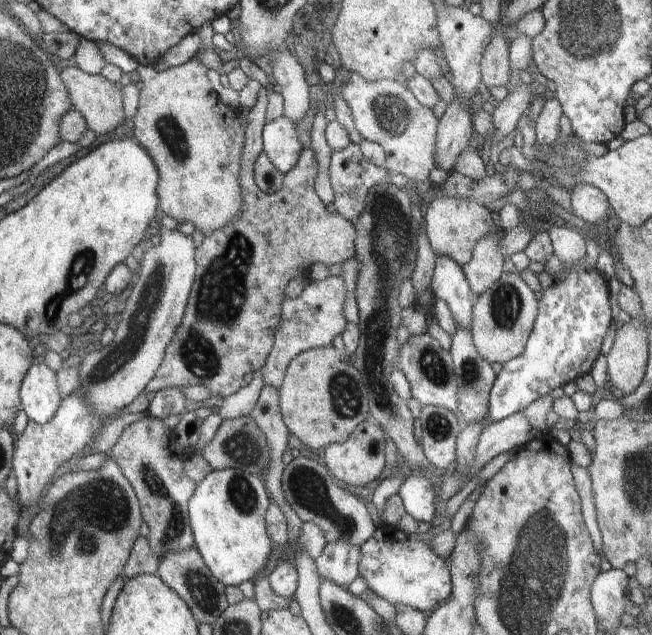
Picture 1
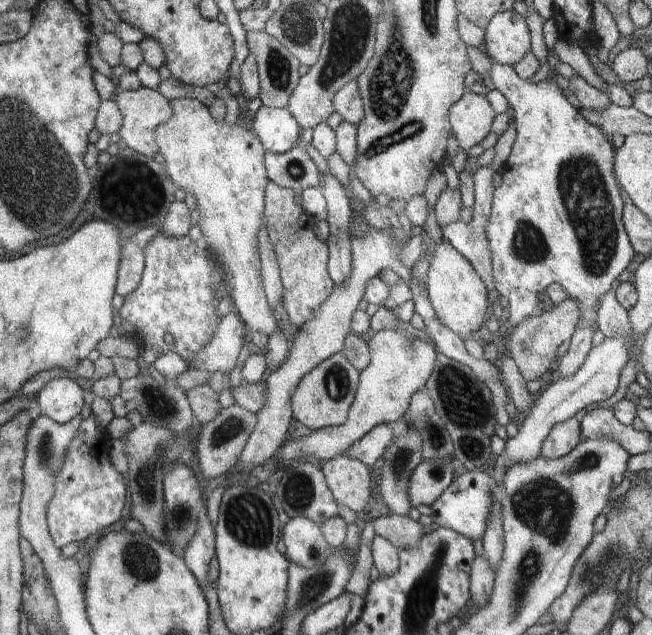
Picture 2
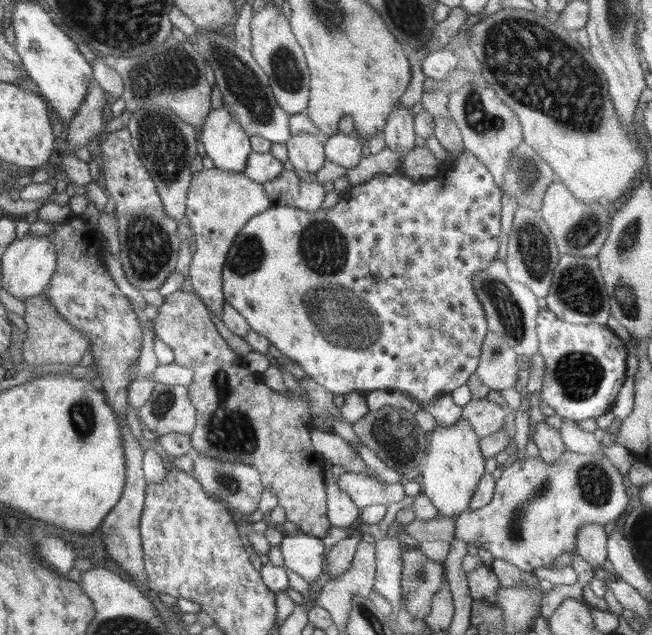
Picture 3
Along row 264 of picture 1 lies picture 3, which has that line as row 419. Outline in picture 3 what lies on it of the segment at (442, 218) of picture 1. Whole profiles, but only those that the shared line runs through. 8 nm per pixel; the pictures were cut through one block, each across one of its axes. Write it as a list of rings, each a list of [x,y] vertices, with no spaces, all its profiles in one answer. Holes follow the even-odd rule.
[[[462,416],[454,426],[436,426],[429,435],[427,460],[420,478],[422,494],[432,501],[443,516],[457,517],[468,511],[476,486],[485,474],[487,458],[480,451],[480,437]]]

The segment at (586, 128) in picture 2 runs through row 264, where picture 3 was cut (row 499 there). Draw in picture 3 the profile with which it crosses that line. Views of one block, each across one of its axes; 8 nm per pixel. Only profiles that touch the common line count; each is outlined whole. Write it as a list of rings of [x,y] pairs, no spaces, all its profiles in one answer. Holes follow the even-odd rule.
[[[566,450],[564,451],[564,455],[560,456],[560,459],[558,459],[554,465],[544,463],[540,456],[537,458],[528,456],[528,458],[524,458],[524,460],[512,462],[503,471],[500,478],[495,482],[494,497],[486,506],[482,506],[482,508],[471,512],[464,512],[455,518],[456,526],[454,536],[458,540],[463,540],[466,544],[476,544],[482,549],[490,551],[494,559],[506,560],[506,562],[524,572],[533,573],[537,568],[551,567],[552,564],[554,564],[554,560],[560,555],[564,553],[574,554],[576,550],[575,542],[577,541],[577,532],[580,526],[584,526],[585,524],[601,524],[604,526],[606,523],[616,522],[619,516],[625,511],[626,506],[628,506],[628,496],[626,494],[627,481],[624,480],[624,475],[620,473],[620,470],[614,467],[614,464],[610,463],[610,461],[602,455],[579,454]]]

